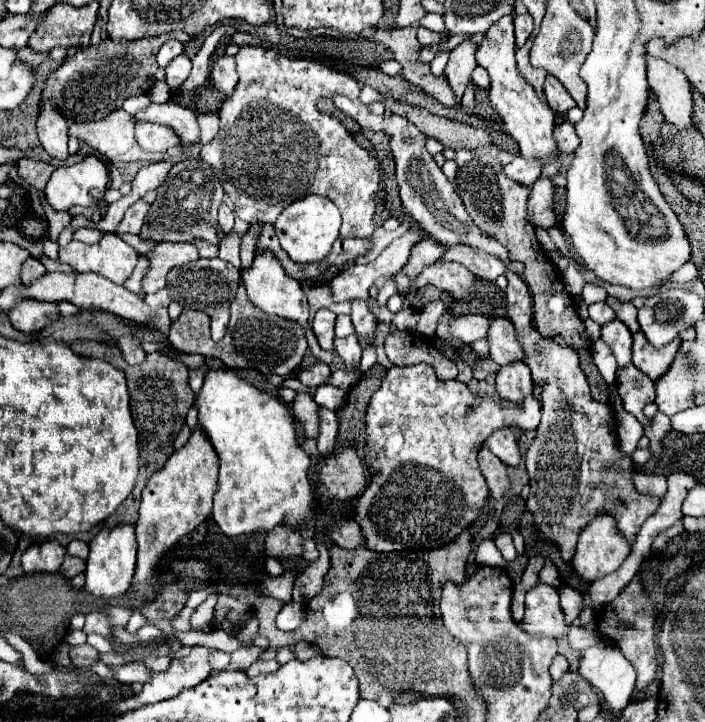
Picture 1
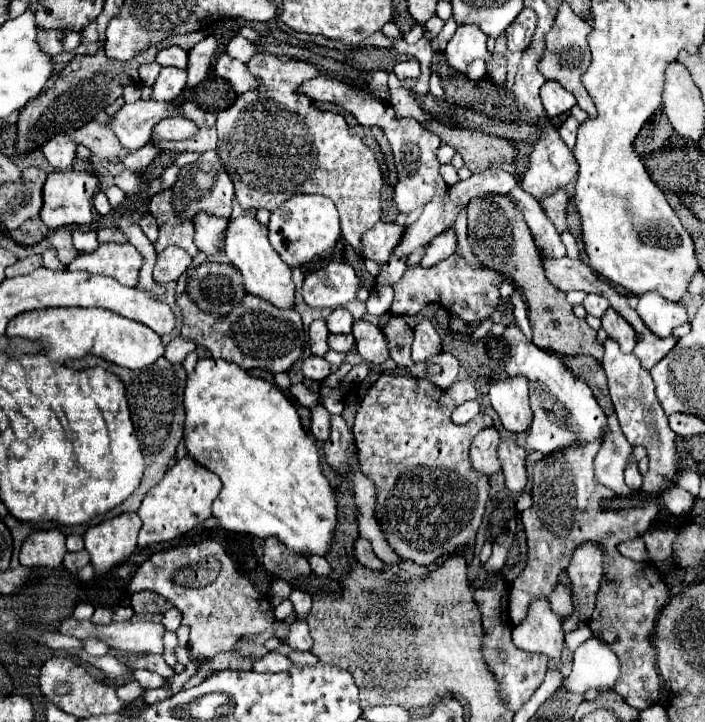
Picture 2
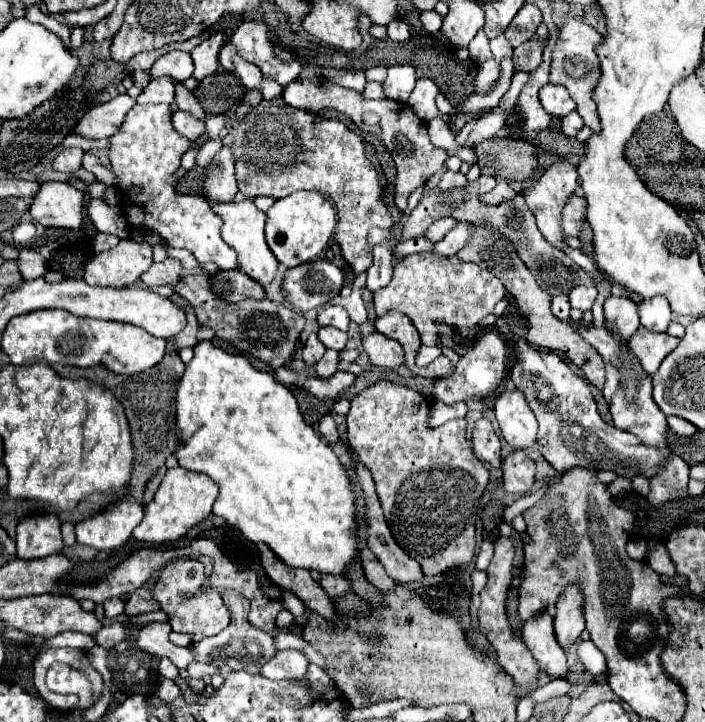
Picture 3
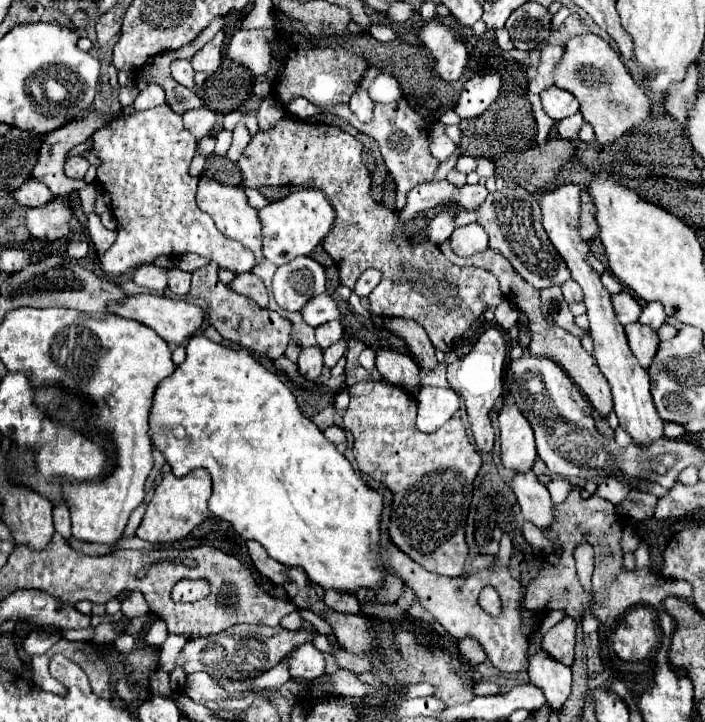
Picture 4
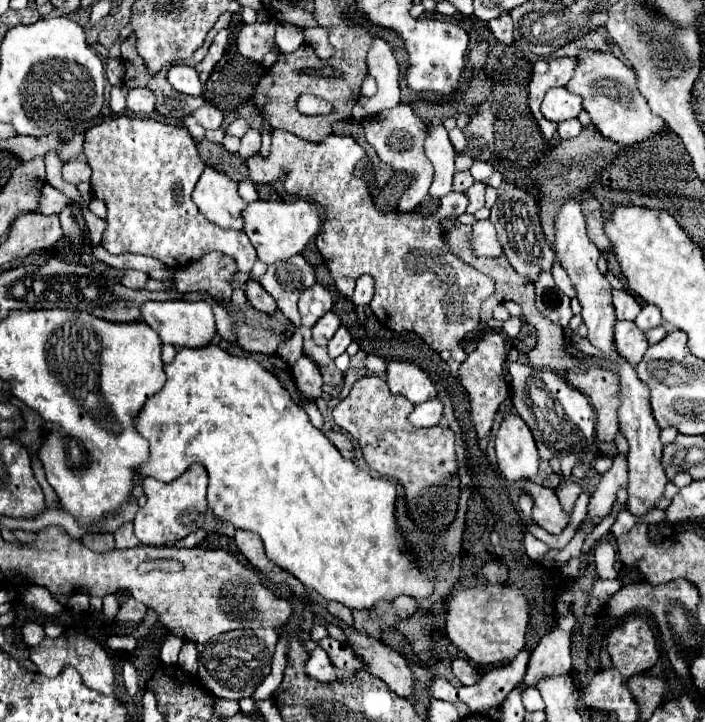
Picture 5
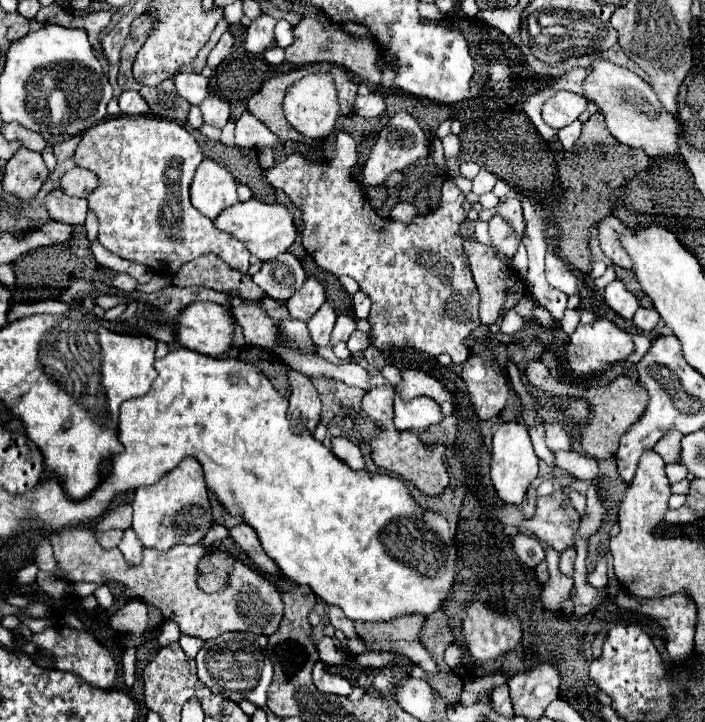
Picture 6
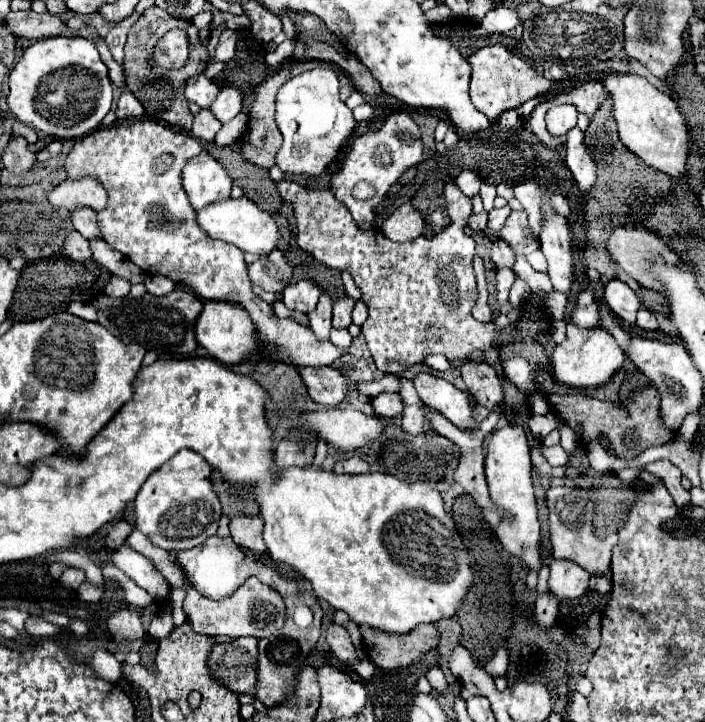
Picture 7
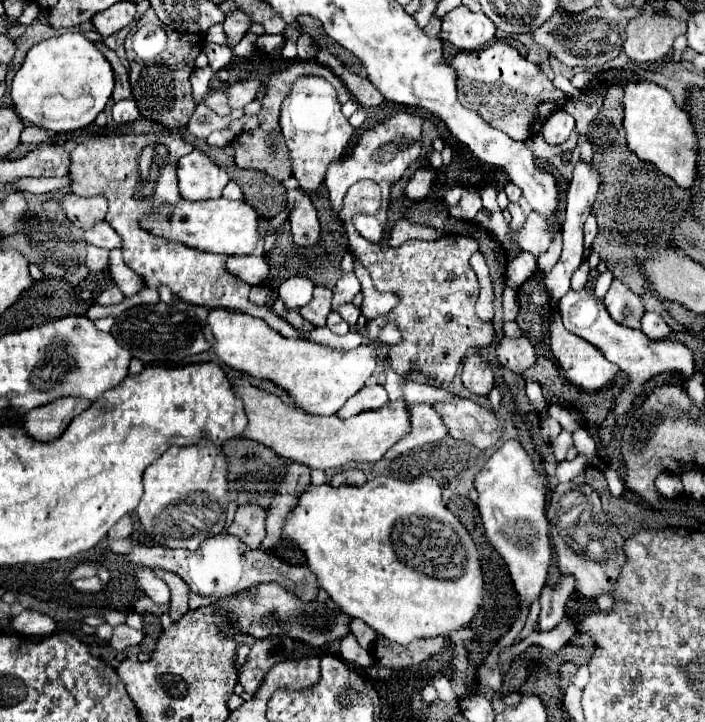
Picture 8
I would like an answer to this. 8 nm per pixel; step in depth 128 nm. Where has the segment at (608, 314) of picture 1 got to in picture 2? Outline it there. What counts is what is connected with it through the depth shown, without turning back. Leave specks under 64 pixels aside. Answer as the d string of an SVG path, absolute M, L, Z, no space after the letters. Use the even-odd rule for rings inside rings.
M588 294L588 296L584 298L582 306L586 308L588 314L592 314L592 316L602 316L610 304L608 304L608 300L604 300L600 294Z

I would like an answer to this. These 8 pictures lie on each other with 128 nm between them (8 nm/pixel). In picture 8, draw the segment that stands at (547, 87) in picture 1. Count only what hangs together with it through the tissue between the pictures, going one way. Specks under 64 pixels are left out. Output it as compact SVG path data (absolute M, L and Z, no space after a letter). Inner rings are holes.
M556 110L542 126L542 136L548 144L556 146L556 144L562 144L568 140L568 136L572 134L574 130L574 118L564 112L564 110Z

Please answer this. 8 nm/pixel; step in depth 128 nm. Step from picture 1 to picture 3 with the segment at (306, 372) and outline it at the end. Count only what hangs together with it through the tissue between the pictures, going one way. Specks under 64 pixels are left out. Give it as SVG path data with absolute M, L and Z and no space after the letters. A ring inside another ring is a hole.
M326 350L326 354L322 356L322 360L314 366L320 378L328 378L338 370L338 350Z

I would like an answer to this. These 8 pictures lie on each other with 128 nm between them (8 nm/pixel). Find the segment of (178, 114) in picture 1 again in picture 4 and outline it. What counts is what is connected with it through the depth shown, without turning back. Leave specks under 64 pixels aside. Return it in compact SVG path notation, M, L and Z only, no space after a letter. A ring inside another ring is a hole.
M90 112L90 114L86 114L84 120L68 122L66 126L58 128L58 130L54 130L54 132L50 132L50 134L46 134L46 136L42 138L42 144L40 144L40 156L38 156L38 162L36 162L36 166L34 166L32 176L34 176L36 180L44 182L44 184L52 190L54 196L66 200L66 206L68 206L70 192L80 190L80 188L84 188L86 184L74 184L76 180L70 180L70 178L64 174L64 158L68 156L68 152L70 152L76 144L82 144L86 138L90 138L98 128L102 128L102 126L108 124L110 120L112 120L112 118L100 118L100 116L96 116L94 112Z

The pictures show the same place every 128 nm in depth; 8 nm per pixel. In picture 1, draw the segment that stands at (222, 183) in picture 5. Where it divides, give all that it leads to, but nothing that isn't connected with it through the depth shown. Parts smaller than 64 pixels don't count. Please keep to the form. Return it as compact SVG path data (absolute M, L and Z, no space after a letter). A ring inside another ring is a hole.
M256 250L250 268L246 268L246 270L242 272L242 284L246 286L248 298L254 302L254 306L258 306L260 310L264 310L264 312L268 312L268 314L276 314L276 316L282 316L282 318L286 318L286 320L298 322L298 324L306 330L306 340L308 340L308 346L310 346L312 354L314 354L320 362L332 364L334 352L332 352L332 350L330 350L330 352L322 350L322 348L318 346L318 342L316 342L314 332L308 328L308 300L304 300L306 296L304 296L302 288L300 288L300 282L294 280L294 278L290 278L290 276L284 272L280 260L278 260L270 250Z

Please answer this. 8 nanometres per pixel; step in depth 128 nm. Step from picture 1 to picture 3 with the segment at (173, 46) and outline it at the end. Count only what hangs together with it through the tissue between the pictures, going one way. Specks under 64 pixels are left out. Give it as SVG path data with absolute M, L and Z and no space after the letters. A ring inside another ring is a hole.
M172 50L154 62L154 66L150 68L150 78L154 80L160 76L170 76L170 78L184 82L184 80L192 78L192 72L194 72L194 64L192 64L190 54Z

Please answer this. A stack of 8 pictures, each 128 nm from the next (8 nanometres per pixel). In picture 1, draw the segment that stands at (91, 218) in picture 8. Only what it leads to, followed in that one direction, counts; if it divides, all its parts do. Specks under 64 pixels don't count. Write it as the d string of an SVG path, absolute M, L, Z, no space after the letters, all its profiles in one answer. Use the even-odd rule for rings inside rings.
M46 104L40 110L36 132L38 132L38 140L40 140L42 148L52 158L56 158L60 162L68 160L68 156L70 156L70 152L68 152L68 124L54 106Z

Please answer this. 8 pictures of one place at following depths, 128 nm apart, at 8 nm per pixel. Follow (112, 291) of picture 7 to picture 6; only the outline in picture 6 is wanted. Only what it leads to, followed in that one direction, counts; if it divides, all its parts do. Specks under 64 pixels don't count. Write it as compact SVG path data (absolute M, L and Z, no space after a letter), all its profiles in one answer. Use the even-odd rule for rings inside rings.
M118 274L118 276L114 278L112 286L118 288L118 290L124 290L124 292L132 292L132 290L136 290L138 282L136 282L130 274Z

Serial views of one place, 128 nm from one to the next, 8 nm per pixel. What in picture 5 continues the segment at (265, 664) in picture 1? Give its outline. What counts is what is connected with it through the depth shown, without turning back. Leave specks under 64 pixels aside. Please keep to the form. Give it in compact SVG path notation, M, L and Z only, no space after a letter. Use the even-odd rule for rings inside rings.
M316 648L310 652L310 658L306 662L306 672L308 672L308 676L312 676L314 680L320 680L320 682L336 682L338 680L336 670L334 670L328 654L322 648Z

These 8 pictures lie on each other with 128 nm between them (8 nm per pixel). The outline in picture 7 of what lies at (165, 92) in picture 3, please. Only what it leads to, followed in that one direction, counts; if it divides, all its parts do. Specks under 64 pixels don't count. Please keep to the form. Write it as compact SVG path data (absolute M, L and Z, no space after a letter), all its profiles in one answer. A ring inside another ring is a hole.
M124 90L122 96L118 98L118 104L116 104L116 118L130 120L130 118L140 118L142 114L144 114L142 104L132 96L132 92Z

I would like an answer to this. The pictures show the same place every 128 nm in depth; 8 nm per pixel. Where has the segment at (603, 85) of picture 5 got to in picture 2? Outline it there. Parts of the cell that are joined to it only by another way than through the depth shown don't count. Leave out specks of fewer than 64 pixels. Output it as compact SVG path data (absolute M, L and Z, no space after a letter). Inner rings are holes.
M560 2L554 26L546 34L546 50L542 54L538 70L546 76L546 80L554 80L554 82L562 84L562 88L566 88L568 92L572 92L576 96L576 100L578 100L578 106L584 112L588 112L590 118L596 118L594 102L588 96L588 92L586 92L586 88L582 86L582 80L580 80L582 74L588 70L588 64L590 64L590 48L588 48L588 42L586 42L586 38L588 38L590 32L592 32L592 26L586 20L578 18L566 2Z

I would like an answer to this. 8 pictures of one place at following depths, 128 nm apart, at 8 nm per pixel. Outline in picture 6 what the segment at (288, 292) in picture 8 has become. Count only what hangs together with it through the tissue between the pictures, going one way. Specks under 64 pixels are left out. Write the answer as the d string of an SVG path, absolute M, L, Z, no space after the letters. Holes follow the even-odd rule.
M306 278L306 282L302 284L300 290L296 290L288 300L286 300L286 308L290 310L292 318L296 320L310 320L312 314L316 314L316 310L326 302L324 296L324 288L316 278Z

